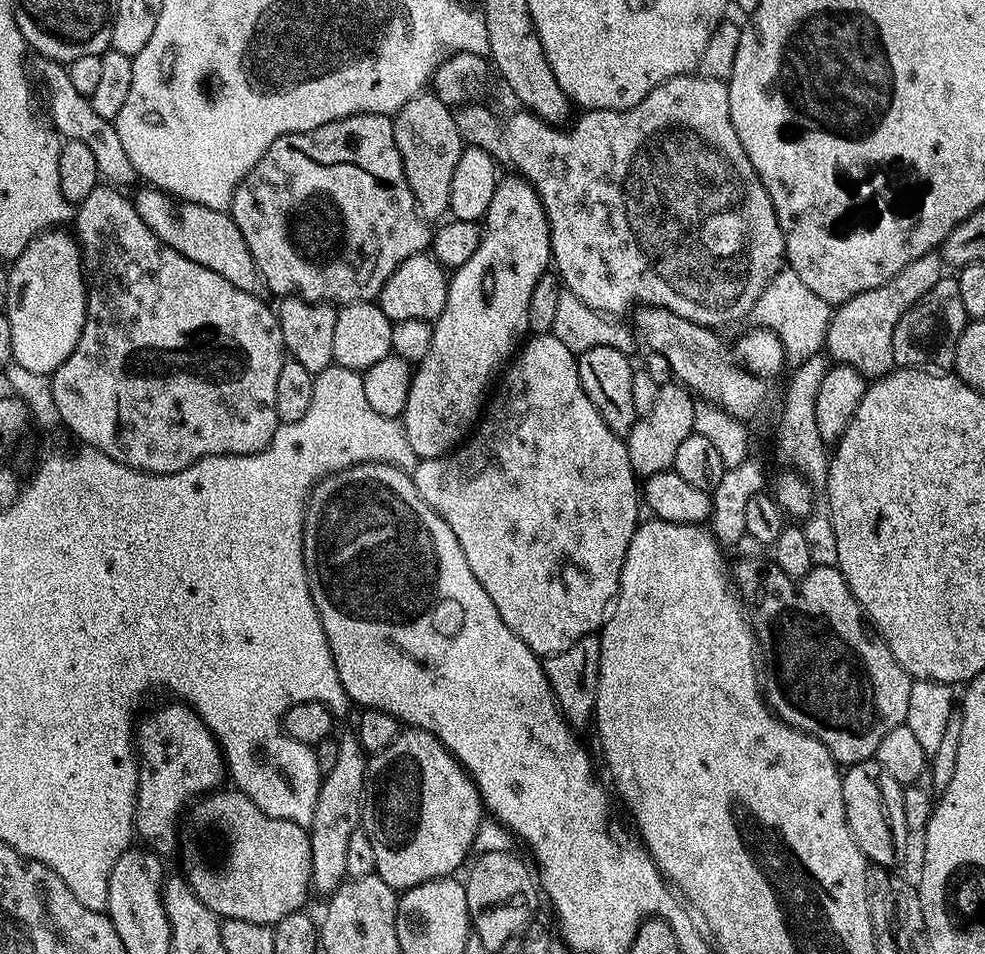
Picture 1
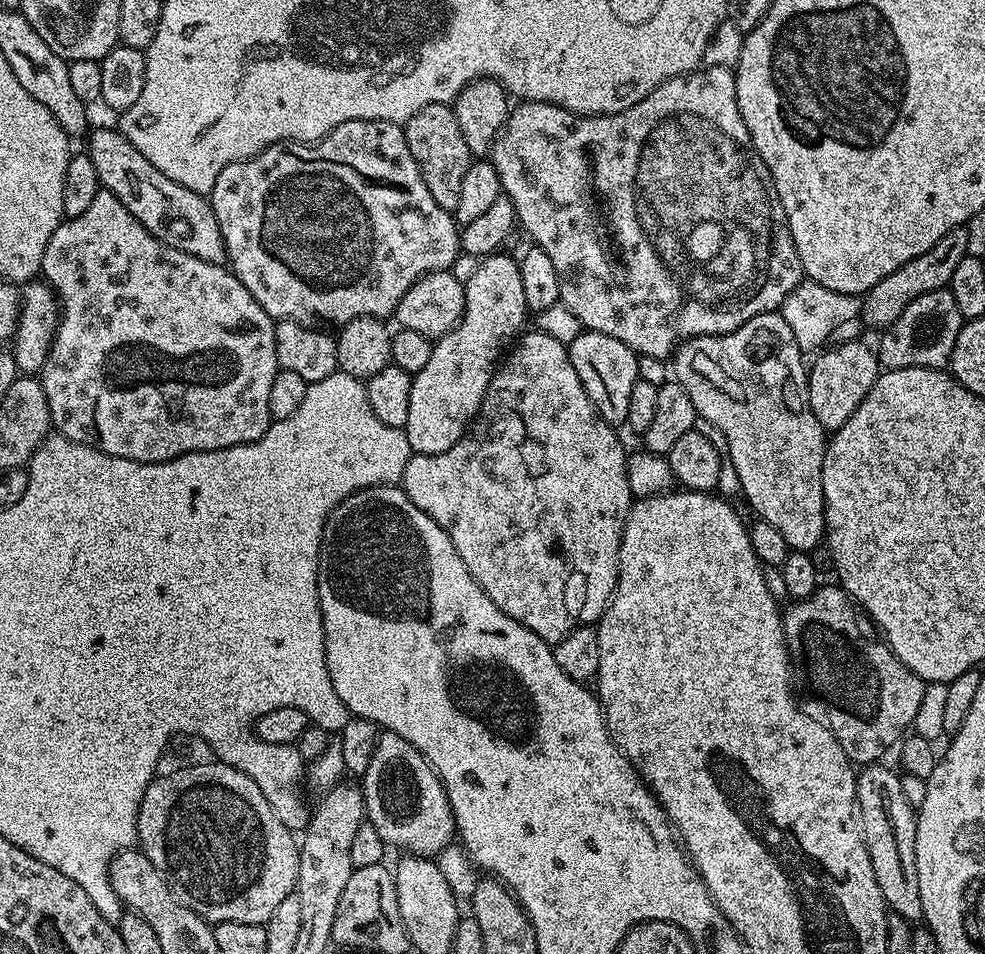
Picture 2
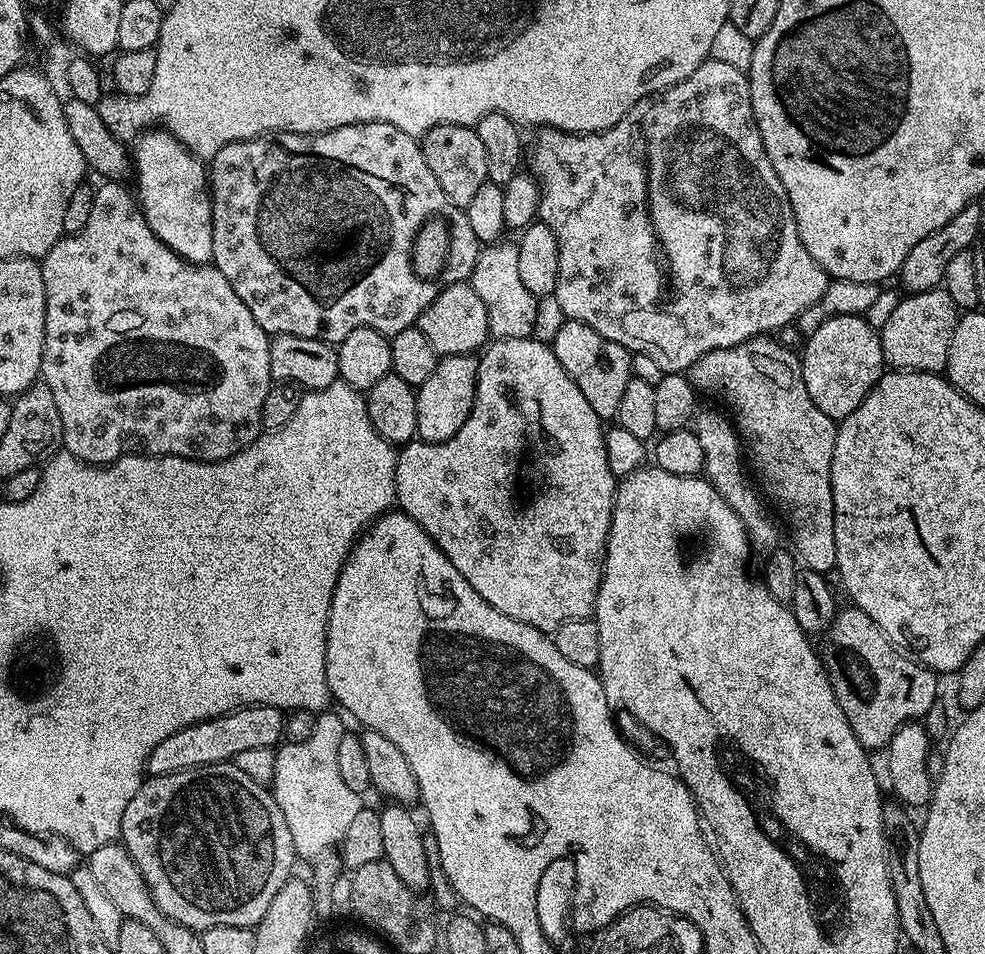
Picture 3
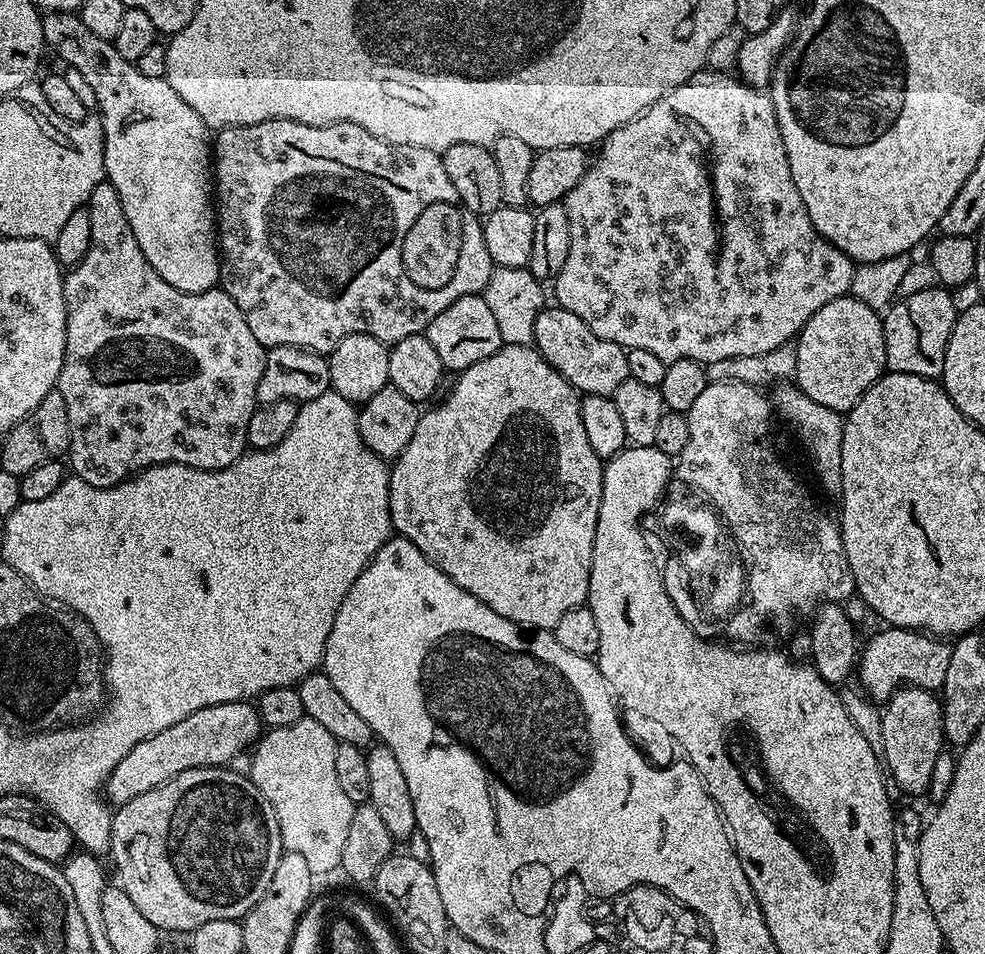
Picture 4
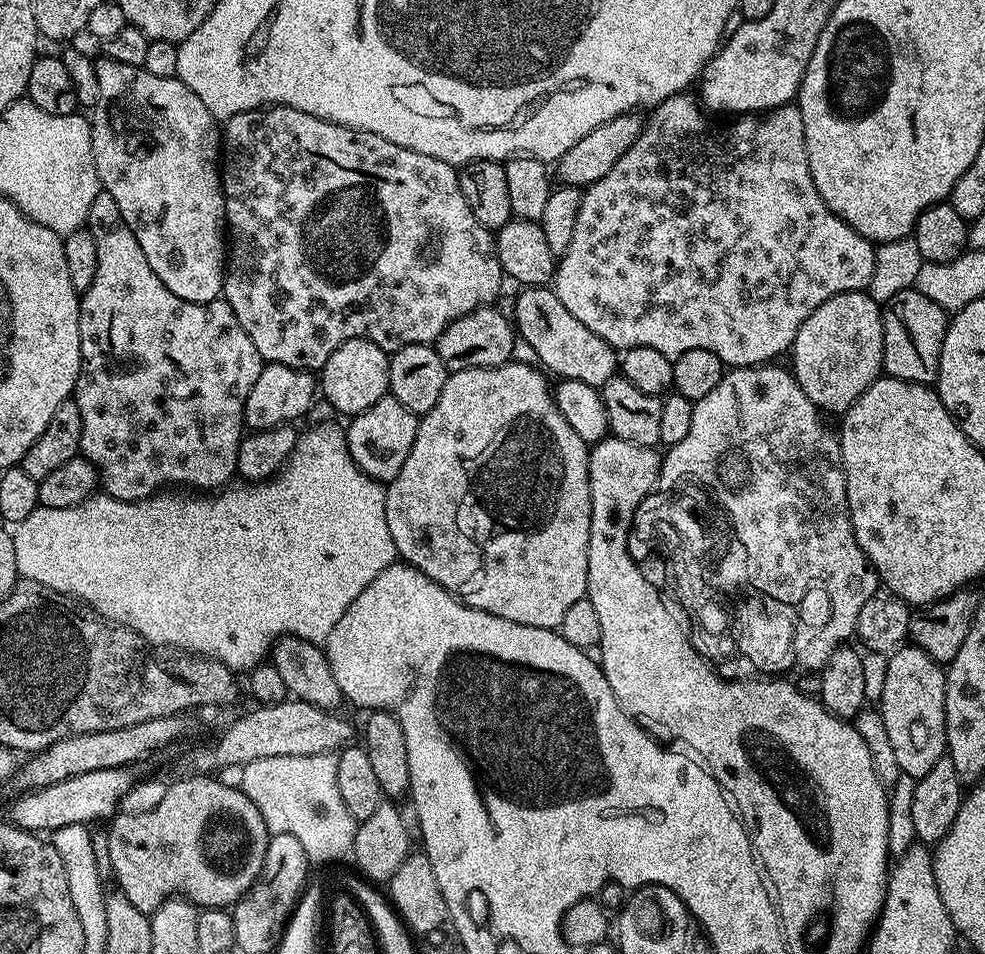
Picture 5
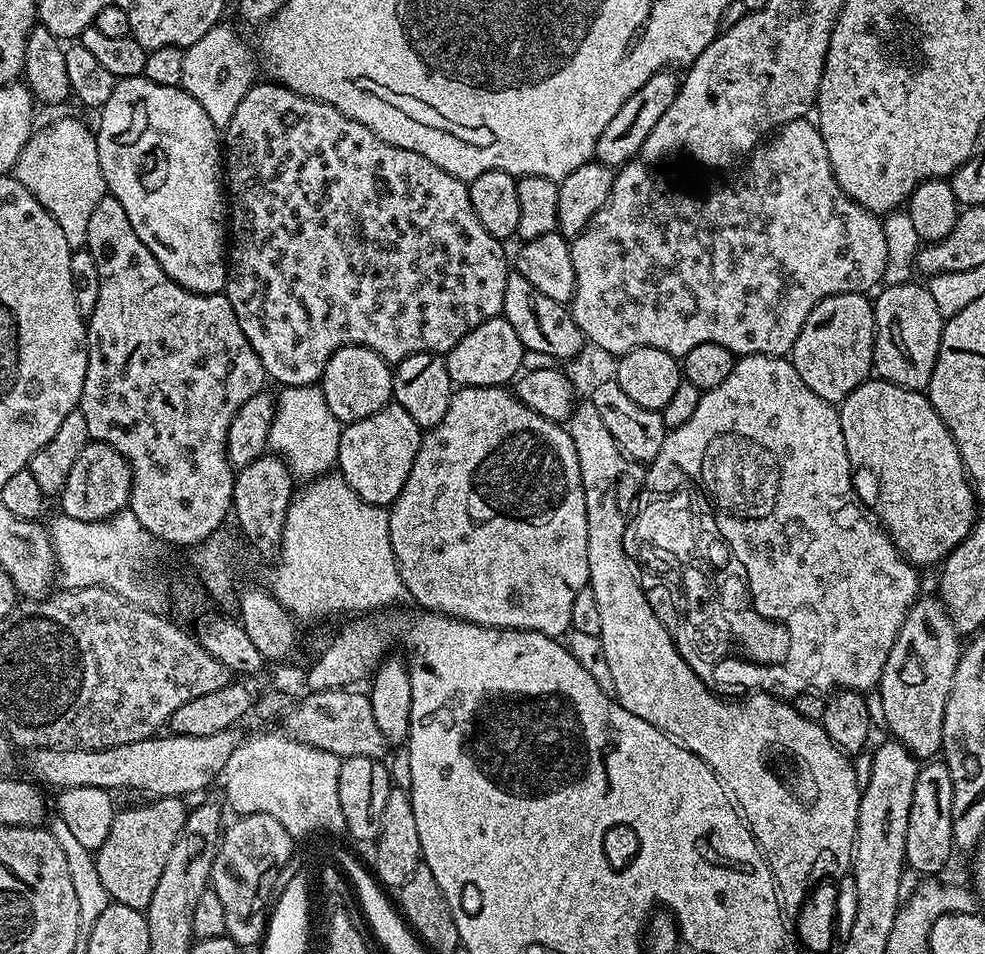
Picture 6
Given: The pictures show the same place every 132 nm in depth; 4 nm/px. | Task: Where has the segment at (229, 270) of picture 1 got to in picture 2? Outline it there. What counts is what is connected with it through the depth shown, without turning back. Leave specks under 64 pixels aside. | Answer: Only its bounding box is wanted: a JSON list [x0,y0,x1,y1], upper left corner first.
[86,127,224,264]

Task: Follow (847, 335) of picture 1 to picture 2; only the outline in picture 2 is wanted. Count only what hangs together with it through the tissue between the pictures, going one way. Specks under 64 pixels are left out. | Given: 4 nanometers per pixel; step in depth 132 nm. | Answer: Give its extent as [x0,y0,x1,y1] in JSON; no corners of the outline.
[860,227,969,329]

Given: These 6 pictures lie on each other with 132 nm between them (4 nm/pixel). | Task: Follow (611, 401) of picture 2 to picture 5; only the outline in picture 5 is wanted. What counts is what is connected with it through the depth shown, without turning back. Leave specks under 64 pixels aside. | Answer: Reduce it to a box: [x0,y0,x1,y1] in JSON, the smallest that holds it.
[514,286,618,388]

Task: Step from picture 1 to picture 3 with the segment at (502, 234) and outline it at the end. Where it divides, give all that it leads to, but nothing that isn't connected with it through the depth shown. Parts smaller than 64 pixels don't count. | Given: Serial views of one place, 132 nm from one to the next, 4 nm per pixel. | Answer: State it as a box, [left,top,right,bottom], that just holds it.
[416,355,478,444]

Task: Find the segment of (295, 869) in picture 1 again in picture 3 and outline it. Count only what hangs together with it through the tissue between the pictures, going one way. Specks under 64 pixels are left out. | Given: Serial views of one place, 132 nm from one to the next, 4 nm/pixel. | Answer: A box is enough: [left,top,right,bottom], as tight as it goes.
[120,762,298,930]

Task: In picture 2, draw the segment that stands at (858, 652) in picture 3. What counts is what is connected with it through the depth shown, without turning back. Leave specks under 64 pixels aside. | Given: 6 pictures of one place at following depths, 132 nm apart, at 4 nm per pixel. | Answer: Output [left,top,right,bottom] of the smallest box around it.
[782,586,925,766]

